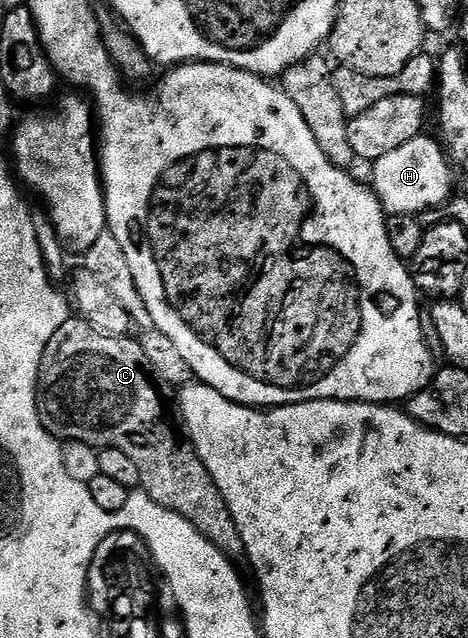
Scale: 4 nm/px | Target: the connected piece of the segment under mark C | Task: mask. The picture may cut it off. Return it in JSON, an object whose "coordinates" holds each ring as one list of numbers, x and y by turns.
{"coordinates":[[69,317,57,333,53,333,53,341,45,349,39,366,39,380,35,390,37,409,41,417,41,425,56,439,81,441,90,447,102,449,112,447,121,449,130,457,141,473,139,487,163,511,172,511,182,515,185,521,194,525,202,538,209,540,217,550,228,557,244,554,241,533,237,533,237,525,229,513,229,505,225,505,225,497,221,497,221,489,209,477,209,469,195,452,195,447,187,438,177,414,176,388,163,383,161,377,153,370,149,357,145,357,145,349,141,349,138,338,121,335,107,335,99,331,82,317]]}

